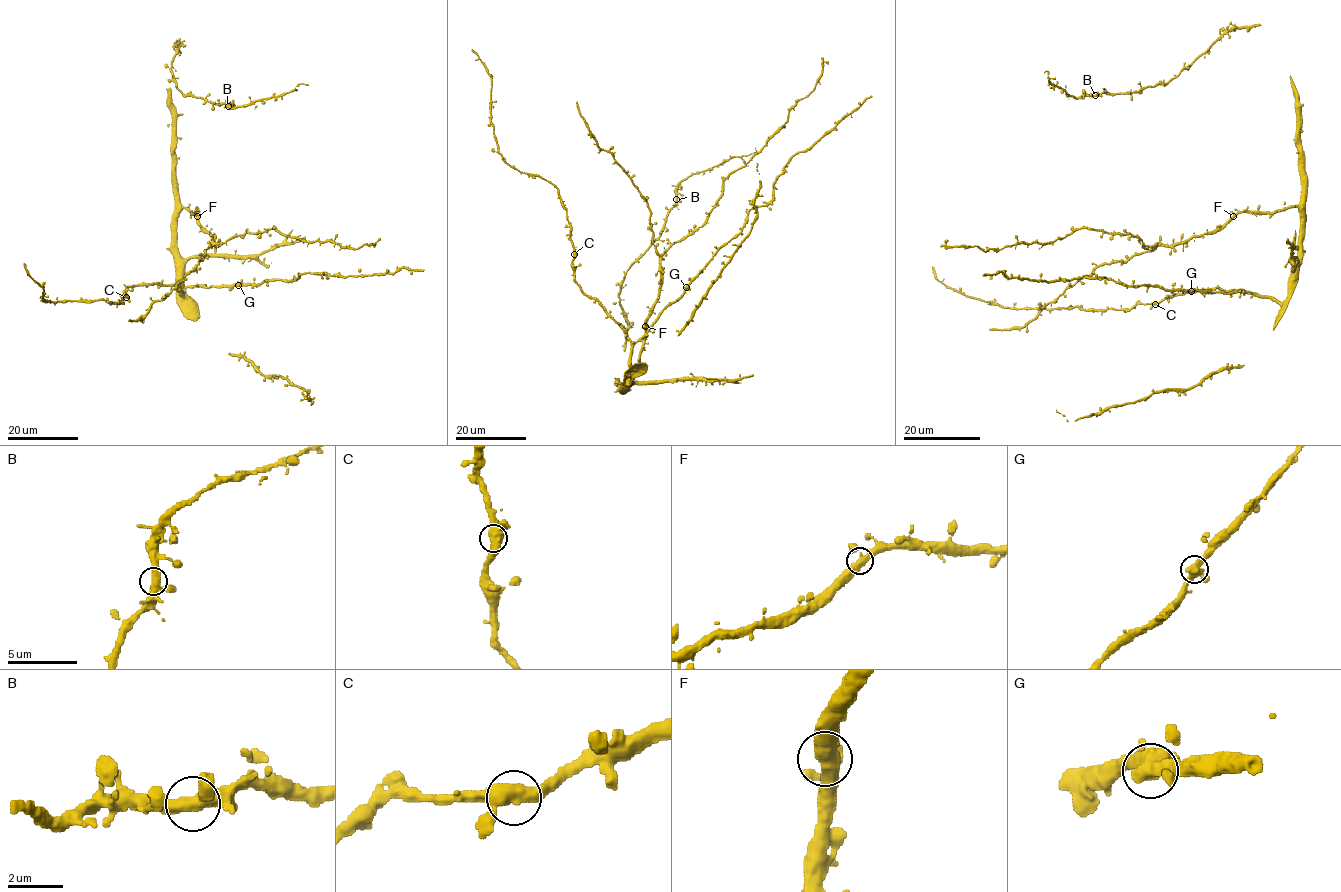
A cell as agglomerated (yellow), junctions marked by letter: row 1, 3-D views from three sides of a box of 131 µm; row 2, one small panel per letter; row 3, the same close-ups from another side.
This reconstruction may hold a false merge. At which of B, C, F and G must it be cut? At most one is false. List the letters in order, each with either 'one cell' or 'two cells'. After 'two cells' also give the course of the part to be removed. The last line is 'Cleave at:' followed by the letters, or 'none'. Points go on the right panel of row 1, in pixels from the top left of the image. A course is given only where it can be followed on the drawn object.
B: one cell
C: one cell
F: one cell
G: one cell
Cleave at: none

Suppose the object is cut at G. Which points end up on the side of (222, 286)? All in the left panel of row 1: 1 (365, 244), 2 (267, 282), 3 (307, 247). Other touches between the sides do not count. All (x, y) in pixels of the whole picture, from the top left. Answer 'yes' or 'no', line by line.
1: yes
2: no
3: yes

